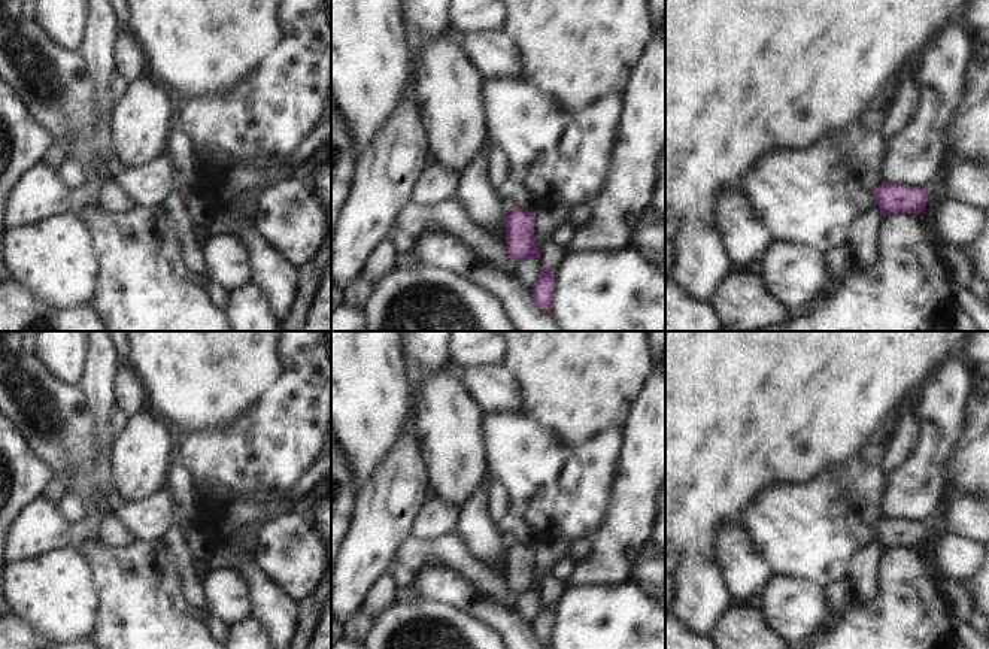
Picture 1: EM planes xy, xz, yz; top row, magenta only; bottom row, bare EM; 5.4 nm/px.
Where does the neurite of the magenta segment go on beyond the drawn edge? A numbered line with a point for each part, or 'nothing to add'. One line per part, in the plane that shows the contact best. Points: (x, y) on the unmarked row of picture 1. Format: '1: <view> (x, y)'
nothing to add

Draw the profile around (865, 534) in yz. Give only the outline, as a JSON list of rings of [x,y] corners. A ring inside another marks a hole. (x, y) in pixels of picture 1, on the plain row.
[[[852,501],[846,506],[846,518],[859,546],[868,546],[877,539],[874,527],[862,524]]]

